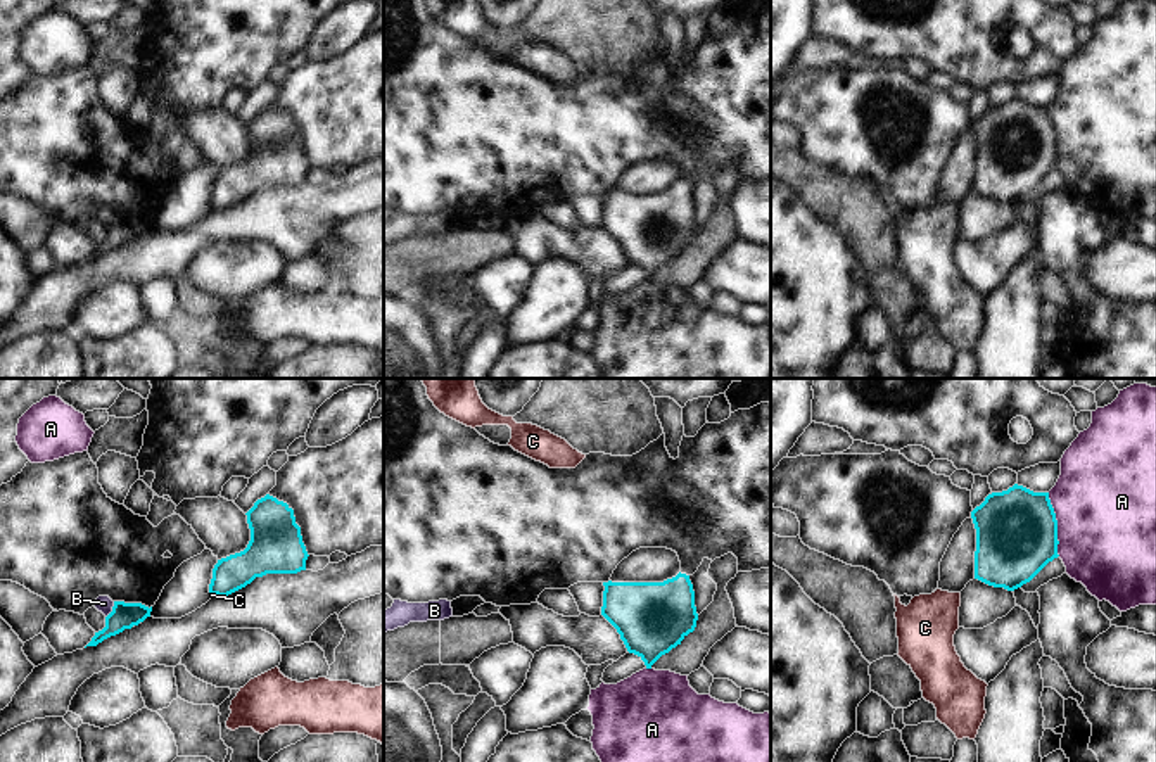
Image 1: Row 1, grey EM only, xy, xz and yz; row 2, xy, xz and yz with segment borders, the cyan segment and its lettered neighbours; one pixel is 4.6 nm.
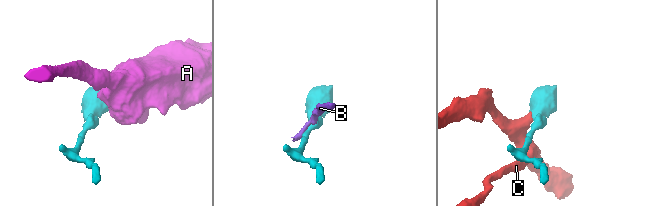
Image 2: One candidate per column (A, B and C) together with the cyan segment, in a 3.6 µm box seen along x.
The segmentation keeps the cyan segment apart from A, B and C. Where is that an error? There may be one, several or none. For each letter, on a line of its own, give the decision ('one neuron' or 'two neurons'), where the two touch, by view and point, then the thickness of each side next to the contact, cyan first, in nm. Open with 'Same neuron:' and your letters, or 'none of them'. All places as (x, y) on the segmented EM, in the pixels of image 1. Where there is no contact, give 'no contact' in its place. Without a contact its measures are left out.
Same neuron: C
A: two neurons; contact yz (1056, 524); calibres 380 and 480 nm
B: two neurons; contact xy (113, 610); calibres 120 and 80 nm
C: one neuron; contact xy (216, 593); calibres 160 and 20 nm

